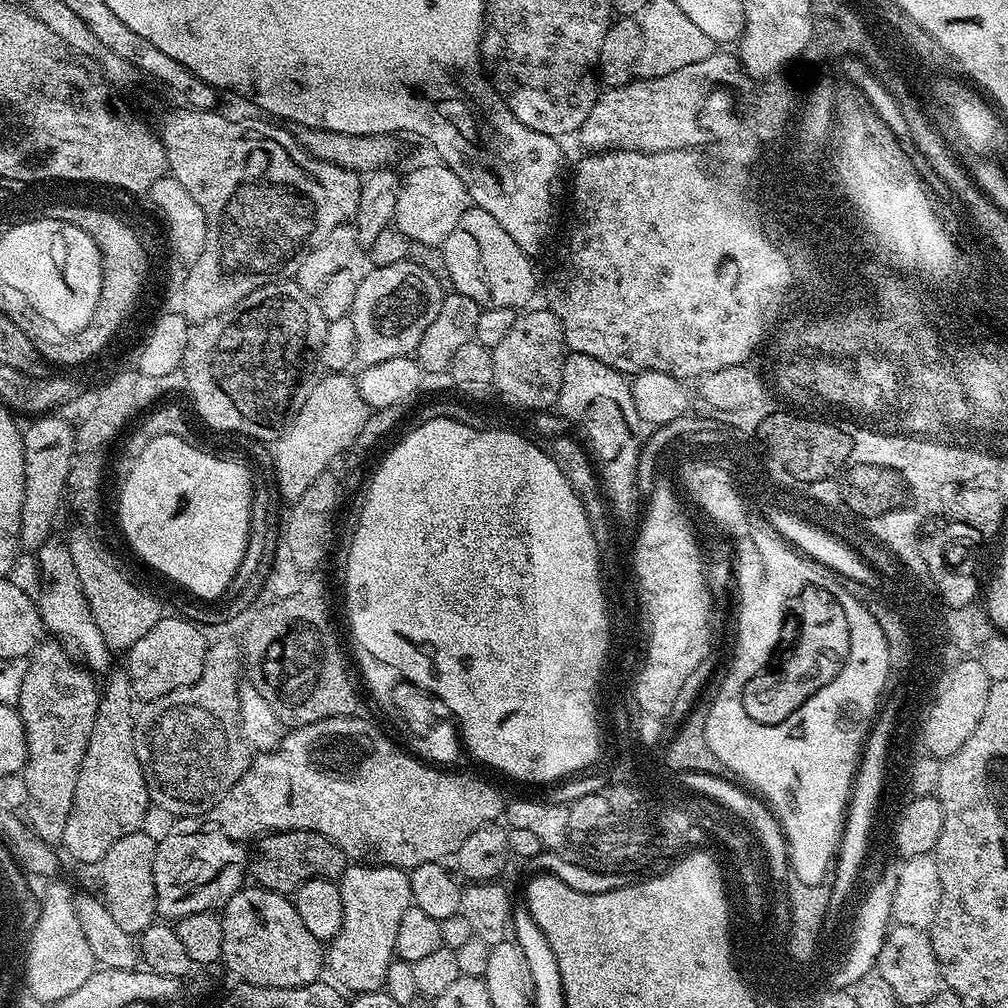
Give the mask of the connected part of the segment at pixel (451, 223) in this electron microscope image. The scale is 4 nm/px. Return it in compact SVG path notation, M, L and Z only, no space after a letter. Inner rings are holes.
M443 162L435 163L424 164L403 177L394 226L406 234L411 243L440 248L446 238L450 238L450 230L458 226L462 214L468 212L470 201L462 178L458 178L458 174L454 174L454 170L447 168Z

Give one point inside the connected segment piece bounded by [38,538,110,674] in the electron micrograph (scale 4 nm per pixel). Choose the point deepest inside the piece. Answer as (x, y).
(64, 610)

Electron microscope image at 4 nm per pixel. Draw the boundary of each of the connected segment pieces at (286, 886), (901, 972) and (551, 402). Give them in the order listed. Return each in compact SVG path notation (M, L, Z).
M306 830L269 832L255 841L250 856L250 876L257 885L271 892L295 893L308 880L331 880L339 878L350 861L341 848L322 834Z
M893 923L885 934L880 953L876 958L874 972L891 987L901 1005L927 1006L930 998L942 990L940 967L934 954L931 935L923 928Z
M547 307L535 308L521 311L514 326L510 326L506 338L502 338L502 342L492 349L494 388L514 407L529 408L532 414L557 407L556 399L562 390L562 366L566 355L560 320Z

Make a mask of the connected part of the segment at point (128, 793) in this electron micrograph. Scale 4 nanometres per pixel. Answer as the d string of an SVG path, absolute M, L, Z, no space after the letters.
M124 670L111 672L107 673L108 681L102 684L94 730L82 758L62 841L62 848L74 859L92 866L99 865L106 850L110 850L118 838L141 831L150 809L146 778L138 762L132 733L136 728L136 712L132 708L134 697L130 678Z

